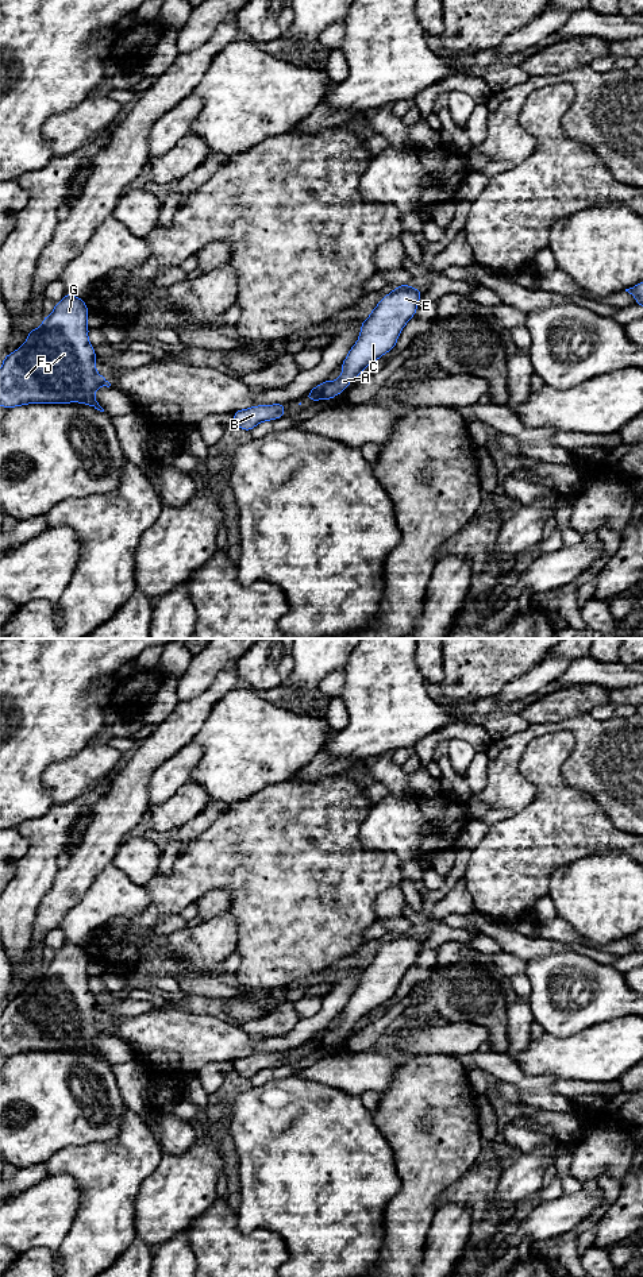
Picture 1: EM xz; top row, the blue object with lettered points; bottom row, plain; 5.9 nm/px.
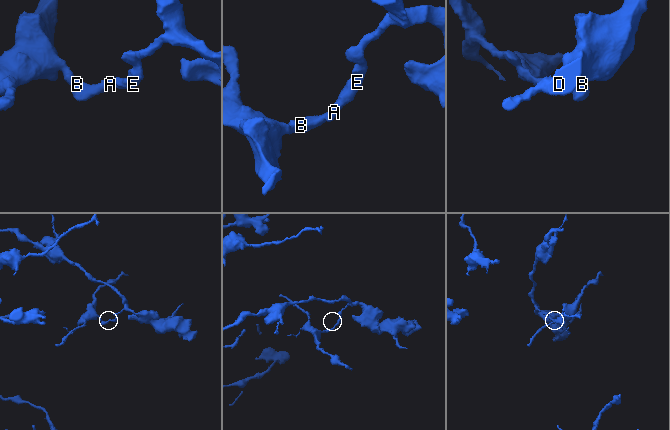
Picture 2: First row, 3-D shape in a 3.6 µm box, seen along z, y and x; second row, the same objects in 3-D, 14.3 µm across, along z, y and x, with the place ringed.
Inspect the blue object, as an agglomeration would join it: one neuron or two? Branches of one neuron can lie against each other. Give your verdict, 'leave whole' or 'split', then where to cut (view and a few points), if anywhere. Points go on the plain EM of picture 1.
split | xz (330, 1029), (324, 1034), (320, 1046)

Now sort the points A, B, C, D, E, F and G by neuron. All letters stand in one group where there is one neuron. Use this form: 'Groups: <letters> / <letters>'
Groups: A C E / B D F G

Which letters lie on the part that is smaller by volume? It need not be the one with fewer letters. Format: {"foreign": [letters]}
{"foreign": ["B", "D", "F", "G"]}

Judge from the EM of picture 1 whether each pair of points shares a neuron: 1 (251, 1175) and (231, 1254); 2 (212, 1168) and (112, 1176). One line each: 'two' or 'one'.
1: two
2: two

